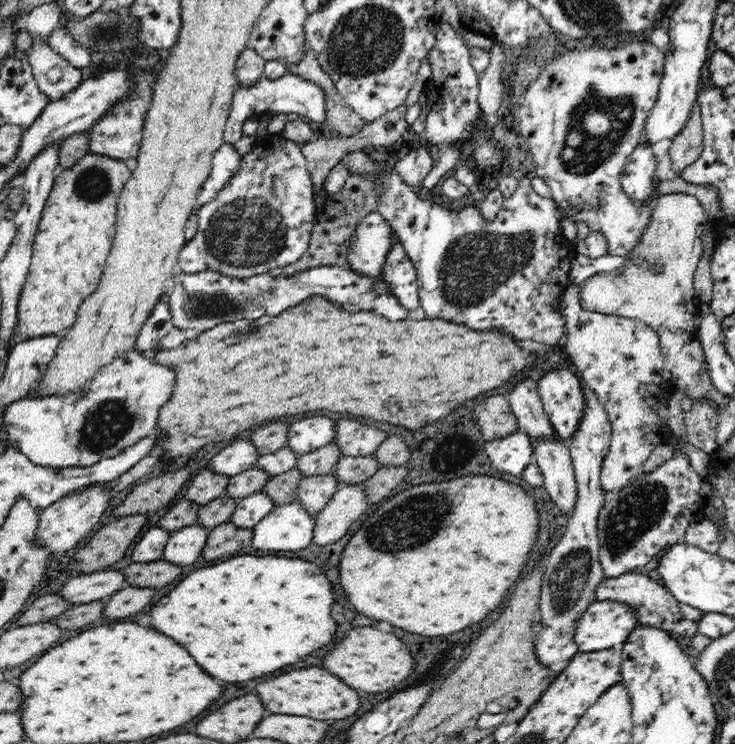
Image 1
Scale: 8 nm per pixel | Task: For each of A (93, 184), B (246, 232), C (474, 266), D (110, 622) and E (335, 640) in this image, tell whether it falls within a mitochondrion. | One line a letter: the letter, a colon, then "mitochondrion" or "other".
A: mitochondrion
B: mitochondrion
C: mitochondrion
D: other
E: other

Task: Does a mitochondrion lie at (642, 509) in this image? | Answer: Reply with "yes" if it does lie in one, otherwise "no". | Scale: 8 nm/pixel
yes

